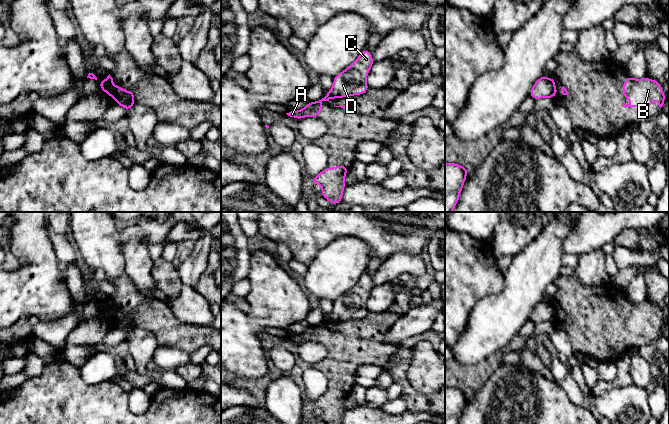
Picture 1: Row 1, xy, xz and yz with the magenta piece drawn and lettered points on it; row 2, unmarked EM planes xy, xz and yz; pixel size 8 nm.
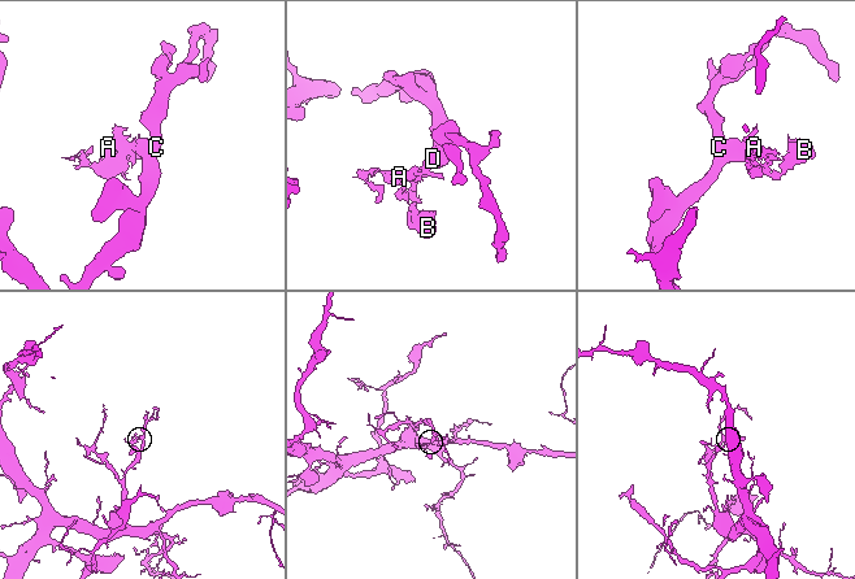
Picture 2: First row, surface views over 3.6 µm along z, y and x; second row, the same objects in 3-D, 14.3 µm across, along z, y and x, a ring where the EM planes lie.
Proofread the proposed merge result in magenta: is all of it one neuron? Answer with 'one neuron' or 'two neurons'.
two neurons

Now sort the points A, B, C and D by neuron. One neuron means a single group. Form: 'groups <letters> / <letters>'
groups A B / C D

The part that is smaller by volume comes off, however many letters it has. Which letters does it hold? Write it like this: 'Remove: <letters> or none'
Remove: A, B

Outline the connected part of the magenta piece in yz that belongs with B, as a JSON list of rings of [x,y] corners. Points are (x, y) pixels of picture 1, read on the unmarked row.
[[[629,299],[624,306],[622,319],[634,326],[629,328],[623,327],[623,331],[651,331],[653,330],[652,325],[656,322],[658,323],[659,331],[663,330],[666,321],[660,306],[651,304],[648,301],[633,303]]]

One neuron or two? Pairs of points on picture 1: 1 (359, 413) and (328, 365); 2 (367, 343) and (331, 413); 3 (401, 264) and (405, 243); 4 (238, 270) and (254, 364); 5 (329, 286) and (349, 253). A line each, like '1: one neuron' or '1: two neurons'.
1: two neurons
2: one neuron
3: two neurons
4: two neurons
5: one neuron

